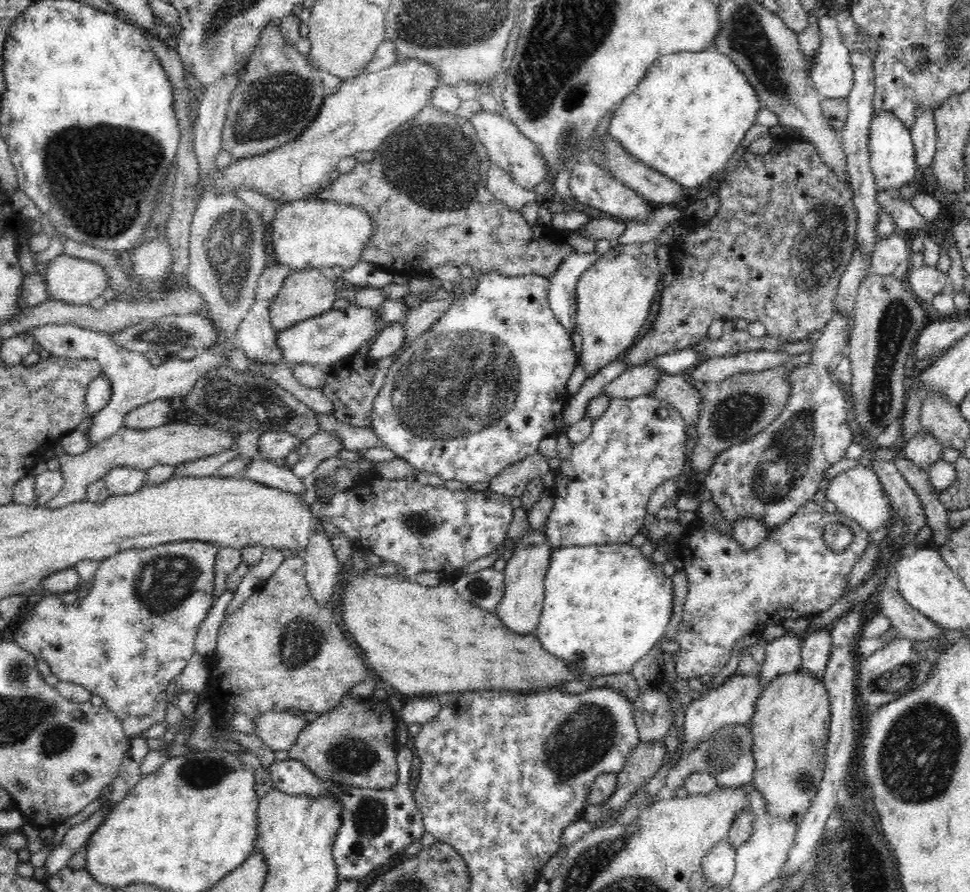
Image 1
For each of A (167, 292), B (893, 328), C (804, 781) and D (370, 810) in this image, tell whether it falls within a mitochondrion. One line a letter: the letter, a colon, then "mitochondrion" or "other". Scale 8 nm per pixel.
A: other
B: mitochondrion
C: mitochondrion
D: mitochondrion

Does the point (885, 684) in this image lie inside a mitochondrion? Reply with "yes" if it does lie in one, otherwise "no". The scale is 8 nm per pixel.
yes

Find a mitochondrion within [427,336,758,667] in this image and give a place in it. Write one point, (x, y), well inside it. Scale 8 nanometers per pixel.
(478, 588)

